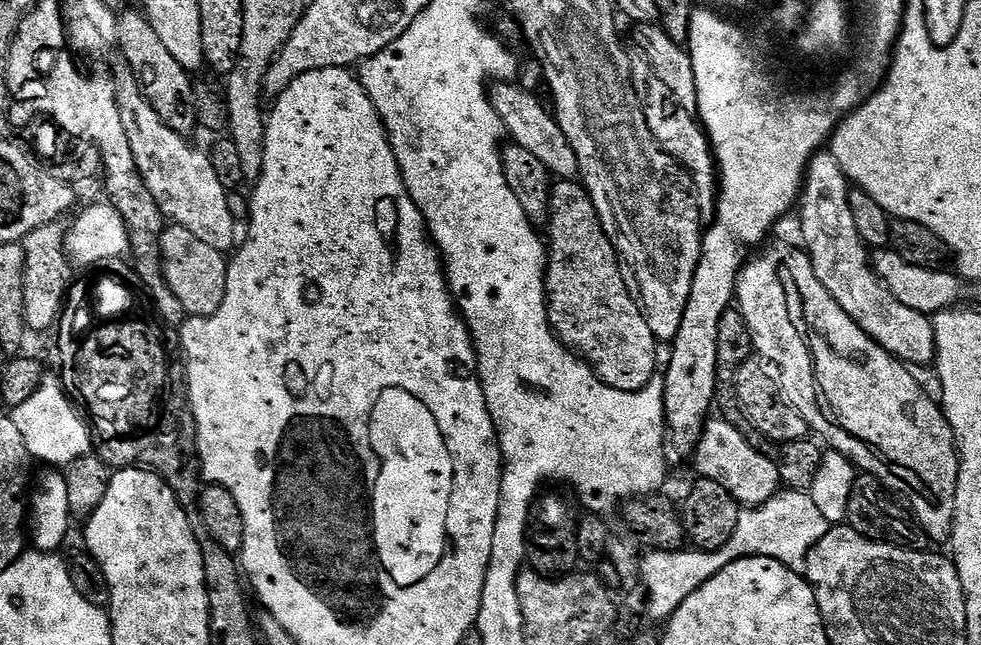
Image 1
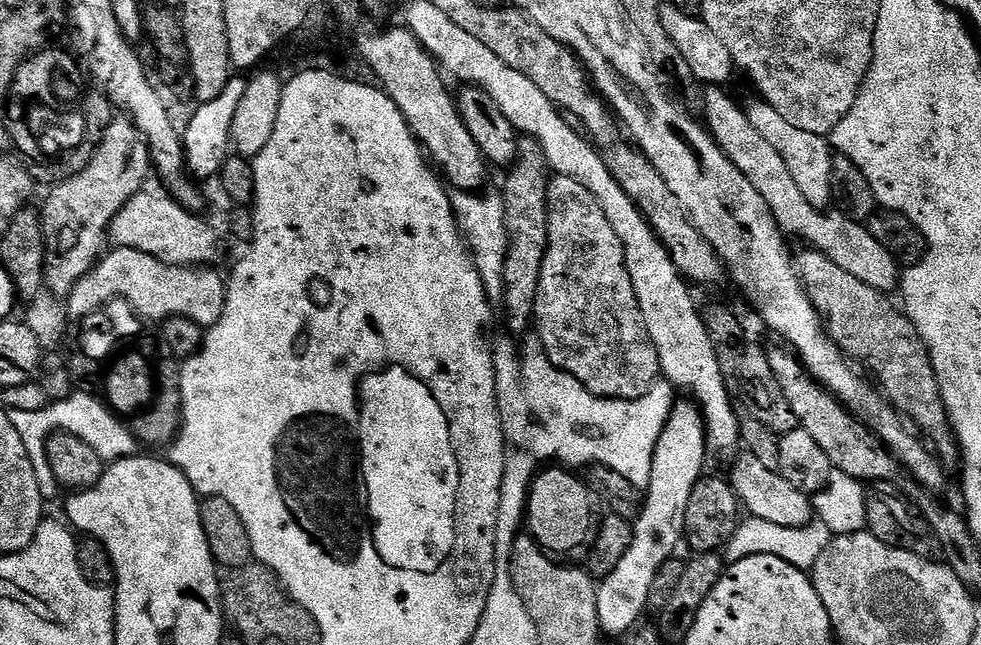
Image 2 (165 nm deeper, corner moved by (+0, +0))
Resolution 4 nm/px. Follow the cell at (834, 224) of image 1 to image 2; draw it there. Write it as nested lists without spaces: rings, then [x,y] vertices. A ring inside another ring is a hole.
[[[756,98],[752,105],[747,105],[746,111],[750,123],[754,125],[754,130],[758,130],[758,134],[762,134],[762,138],[766,138],[766,142],[770,142],[770,146],[774,146],[778,154],[782,154],[782,159],[785,160],[786,167],[794,177],[798,190],[806,194],[806,200],[810,202],[810,206],[821,210],[827,209],[833,203],[832,157],[834,152],[829,141],[818,134],[798,130],[798,126],[786,122],[786,118],[782,118],[782,114],[778,114],[778,110],[774,110],[774,106],[770,106],[763,98]]]

